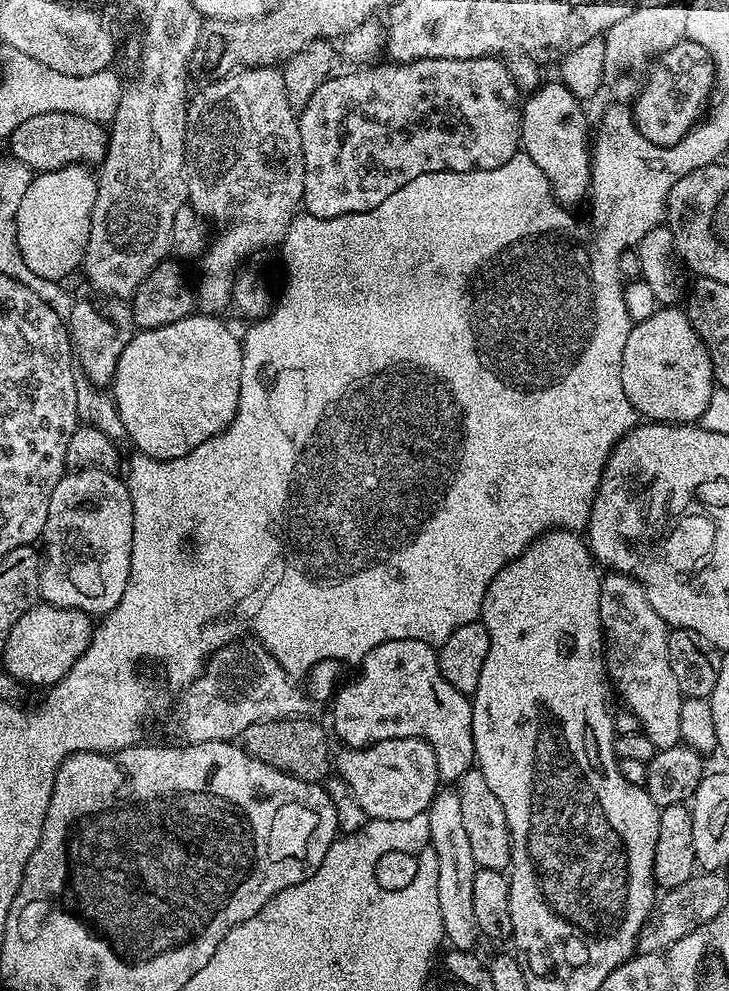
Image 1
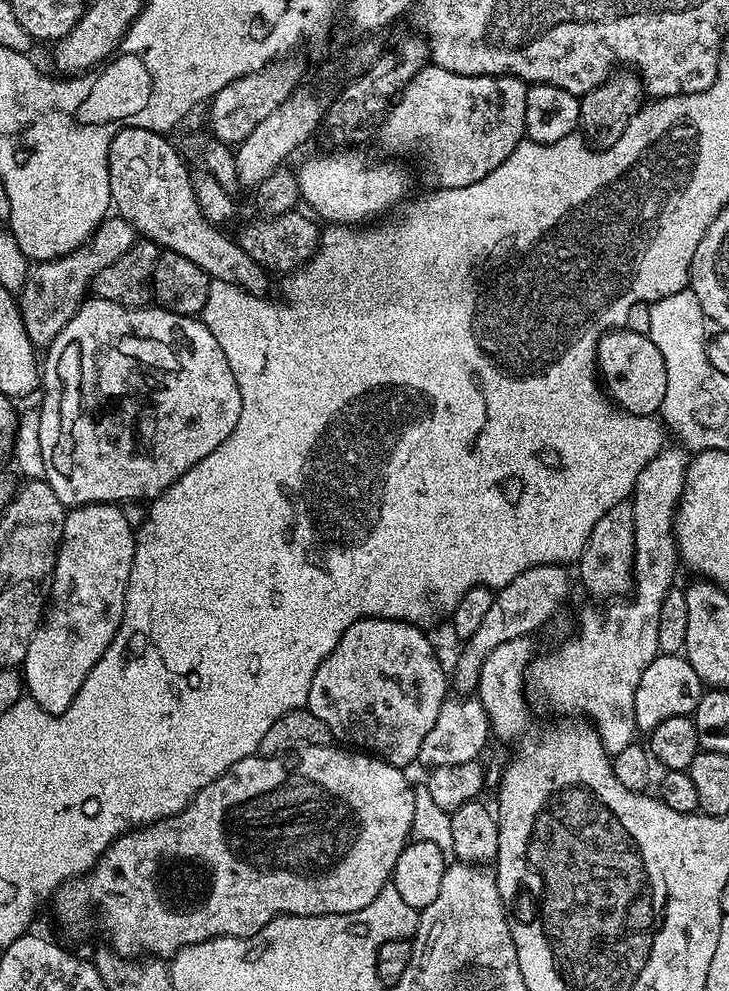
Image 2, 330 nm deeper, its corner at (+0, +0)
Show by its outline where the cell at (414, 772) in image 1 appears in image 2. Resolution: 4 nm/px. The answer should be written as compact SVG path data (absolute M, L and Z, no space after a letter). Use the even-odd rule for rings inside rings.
M543 564L534 566L514 582L496 592L494 603L486 618L478 625L478 630L463 641L464 649L456 660L456 669L450 672L450 684L457 693L472 694L480 687L480 671L484 660L490 658L492 651L511 640L523 640L531 637L531 632L536 632L559 608L560 603L568 596L568 571L567 567L559 564Z

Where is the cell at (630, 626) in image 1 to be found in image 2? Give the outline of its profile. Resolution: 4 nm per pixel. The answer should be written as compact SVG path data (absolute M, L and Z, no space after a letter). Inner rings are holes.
M631 499L618 502L598 518L598 526L590 530L584 552L579 558L580 580L588 592L596 596L620 598L631 589L634 558L634 510Z

